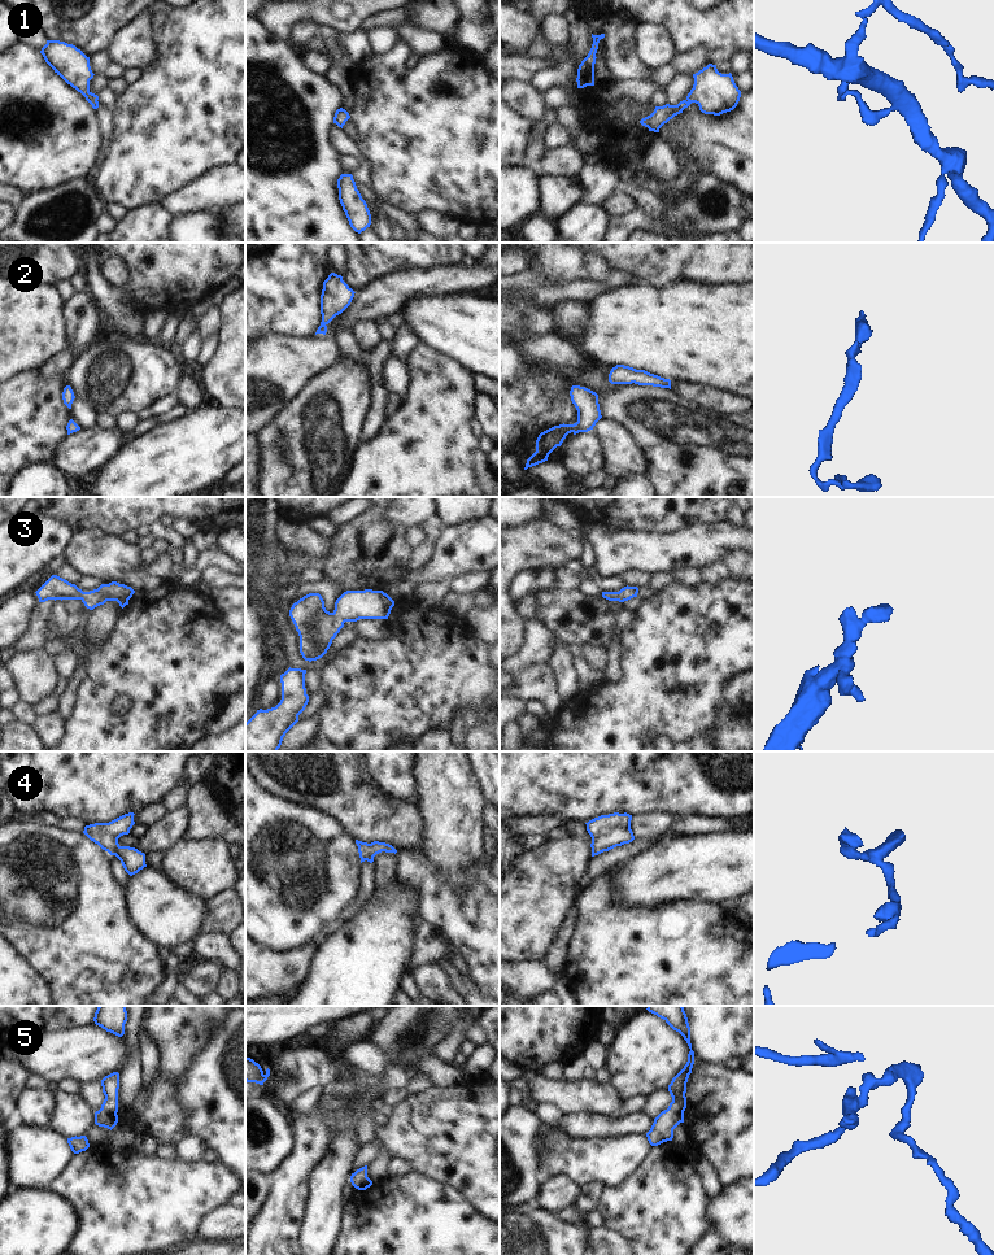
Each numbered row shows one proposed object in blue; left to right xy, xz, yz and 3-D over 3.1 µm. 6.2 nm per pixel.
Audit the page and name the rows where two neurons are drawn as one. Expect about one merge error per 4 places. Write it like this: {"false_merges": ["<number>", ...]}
{"false_merges": []}

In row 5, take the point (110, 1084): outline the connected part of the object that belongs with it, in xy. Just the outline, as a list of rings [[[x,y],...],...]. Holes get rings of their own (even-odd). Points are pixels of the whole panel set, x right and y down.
[[[113,1072],[101,1080],[105,1099],[101,1108],[95,1112],[95,1124],[108,1129],[113,1129],[118,1123],[118,1089],[119,1073]]]

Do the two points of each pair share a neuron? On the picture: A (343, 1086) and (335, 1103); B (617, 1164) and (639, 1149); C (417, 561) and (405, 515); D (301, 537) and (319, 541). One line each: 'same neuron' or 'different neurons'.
A: same neuron
B: same neuron
C: different neurons
D: same neuron

